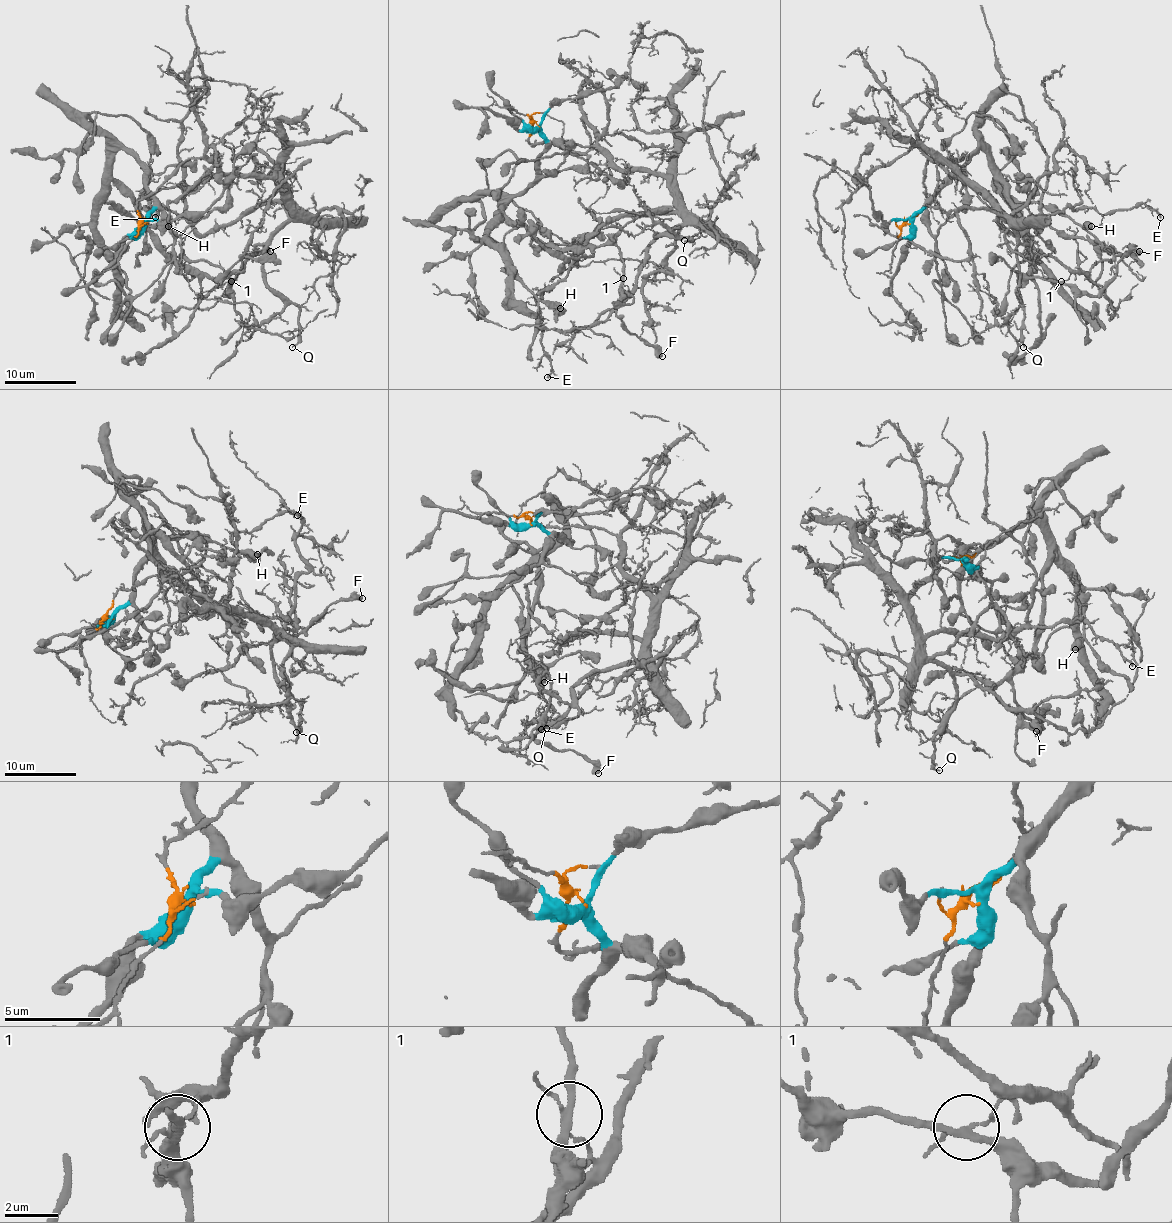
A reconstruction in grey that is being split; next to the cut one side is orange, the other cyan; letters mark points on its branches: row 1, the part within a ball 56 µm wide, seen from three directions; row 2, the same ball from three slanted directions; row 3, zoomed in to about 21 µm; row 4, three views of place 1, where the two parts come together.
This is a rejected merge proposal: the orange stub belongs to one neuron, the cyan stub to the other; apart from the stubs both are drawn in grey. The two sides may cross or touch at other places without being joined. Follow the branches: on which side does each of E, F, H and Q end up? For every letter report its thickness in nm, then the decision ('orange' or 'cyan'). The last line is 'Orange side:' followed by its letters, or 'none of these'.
E: 240 nm thick; orange
F: 550 nm thick; cyan
H: 650 nm thick; cyan
Q: 150 nm thick; orange
Orange side: E, Q

